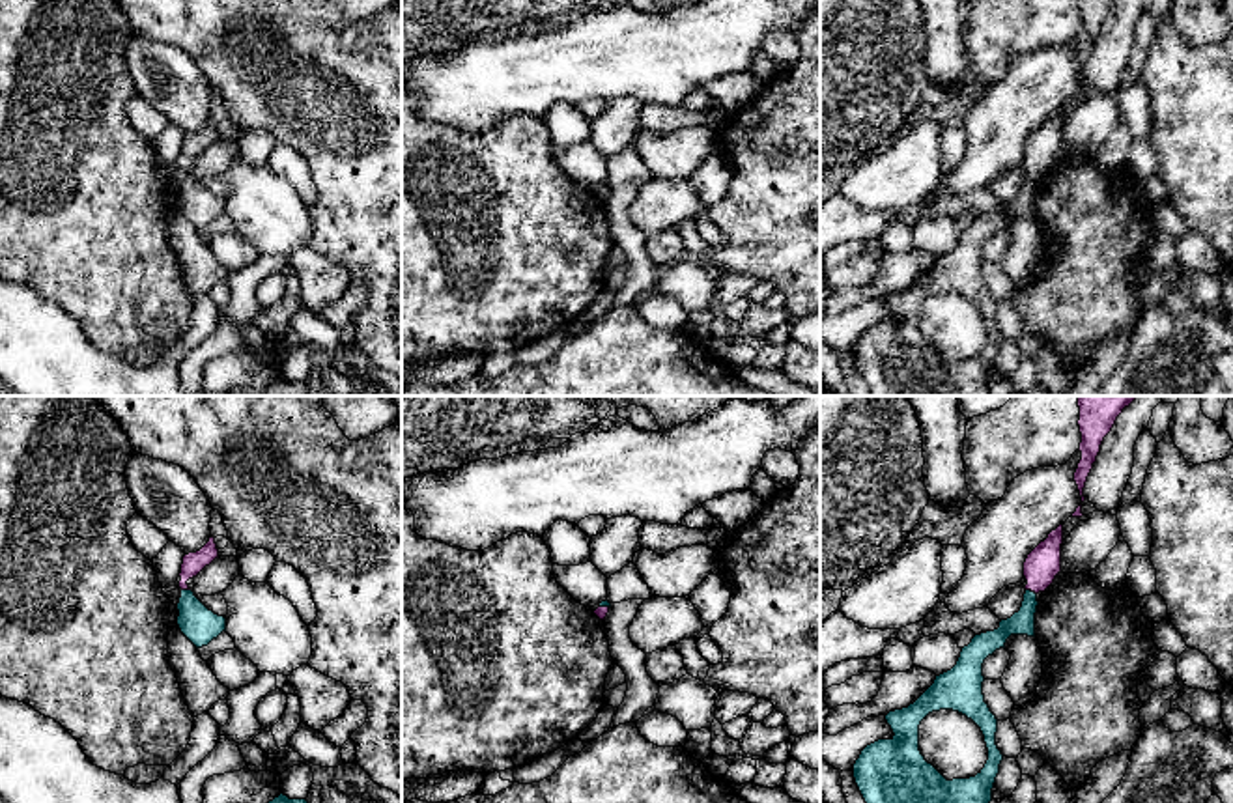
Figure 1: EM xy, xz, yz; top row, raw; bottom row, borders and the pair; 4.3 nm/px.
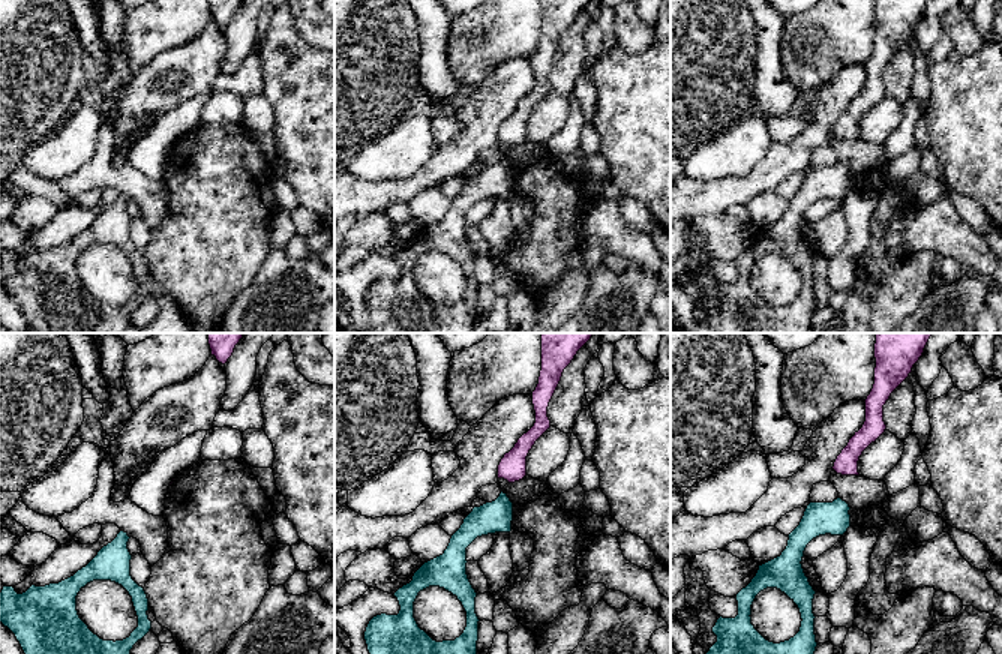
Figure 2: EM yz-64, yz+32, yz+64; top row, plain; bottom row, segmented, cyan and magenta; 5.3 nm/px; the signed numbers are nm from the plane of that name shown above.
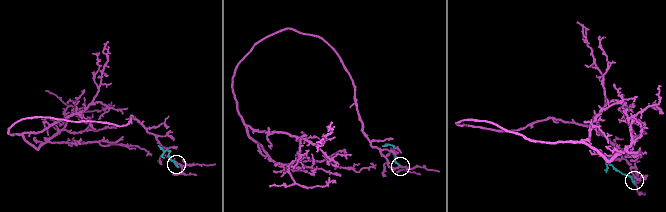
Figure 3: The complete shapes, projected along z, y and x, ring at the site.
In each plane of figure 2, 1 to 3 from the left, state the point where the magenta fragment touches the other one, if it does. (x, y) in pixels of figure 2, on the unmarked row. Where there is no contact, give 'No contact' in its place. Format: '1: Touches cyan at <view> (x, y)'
1: No contact
2: No contact
3: No contact

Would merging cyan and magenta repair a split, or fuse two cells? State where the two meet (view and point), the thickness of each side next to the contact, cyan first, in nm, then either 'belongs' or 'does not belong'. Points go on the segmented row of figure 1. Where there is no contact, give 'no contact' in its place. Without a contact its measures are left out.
yz (1030, 591) | 110/150 nm | belongs

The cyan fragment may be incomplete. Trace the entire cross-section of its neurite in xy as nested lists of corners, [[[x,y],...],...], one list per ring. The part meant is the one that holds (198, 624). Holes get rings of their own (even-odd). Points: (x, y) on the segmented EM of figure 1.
[[[211,536],[200,551],[185,555],[181,564],[177,626],[196,648],[207,646],[213,639],[226,631],[226,618],[209,611],[187,585],[189,579],[196,577],[215,558],[219,558],[219,549]]]

